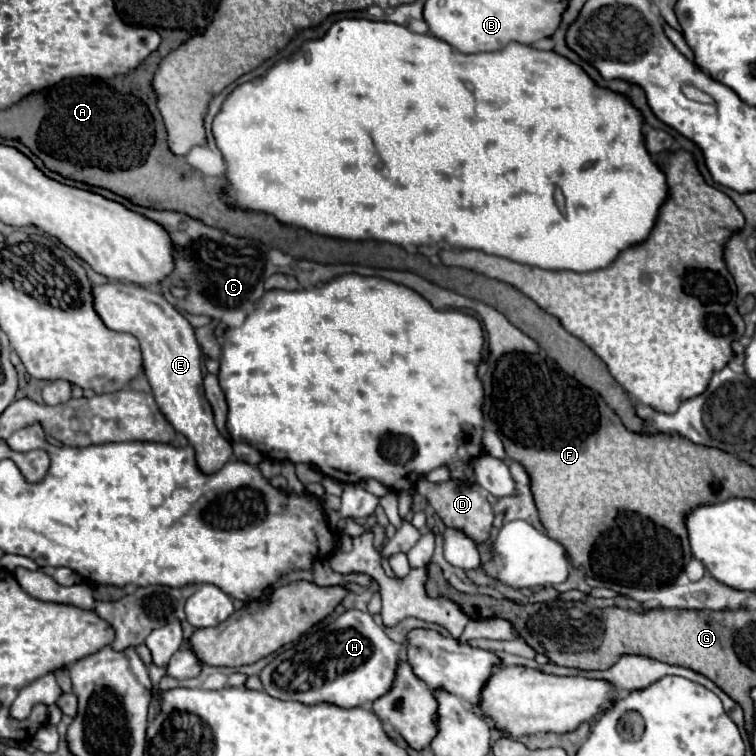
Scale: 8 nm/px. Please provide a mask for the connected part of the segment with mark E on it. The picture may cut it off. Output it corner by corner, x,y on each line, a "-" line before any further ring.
109,282
103,286
93,286
93,298
95,310
111,330
129,332
139,340
143,352
143,372
149,380
157,408
163,412
165,420
195,448
199,470
203,474
221,470
221,466
231,460
233,448
215,428
213,410
203,396
201,348
187,318
177,308
173,308
159,292
139,284

